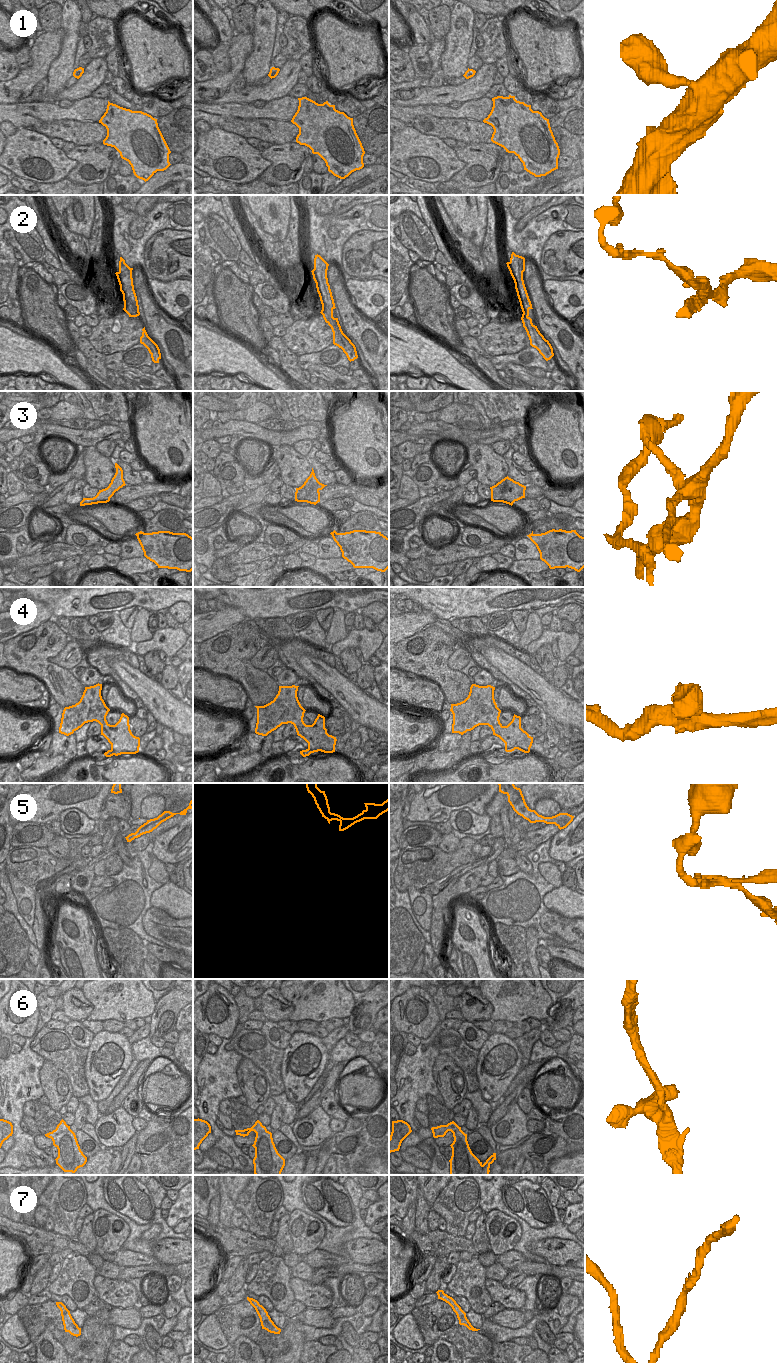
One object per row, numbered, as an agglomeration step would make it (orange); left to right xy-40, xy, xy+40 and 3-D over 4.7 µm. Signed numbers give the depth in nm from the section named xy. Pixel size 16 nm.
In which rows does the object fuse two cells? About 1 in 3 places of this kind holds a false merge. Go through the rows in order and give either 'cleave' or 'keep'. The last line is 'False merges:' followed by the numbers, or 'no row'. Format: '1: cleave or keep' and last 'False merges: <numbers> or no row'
1: keep
2: cleave
3: cleave
4: keep
5: cleave
6: keep
7: cleave
False merges: 2, 3, 5, 7

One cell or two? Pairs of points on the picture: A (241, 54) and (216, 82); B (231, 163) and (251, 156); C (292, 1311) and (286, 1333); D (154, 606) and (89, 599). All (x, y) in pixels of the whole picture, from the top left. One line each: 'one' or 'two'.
A: one
B: one
C: two
D: one

